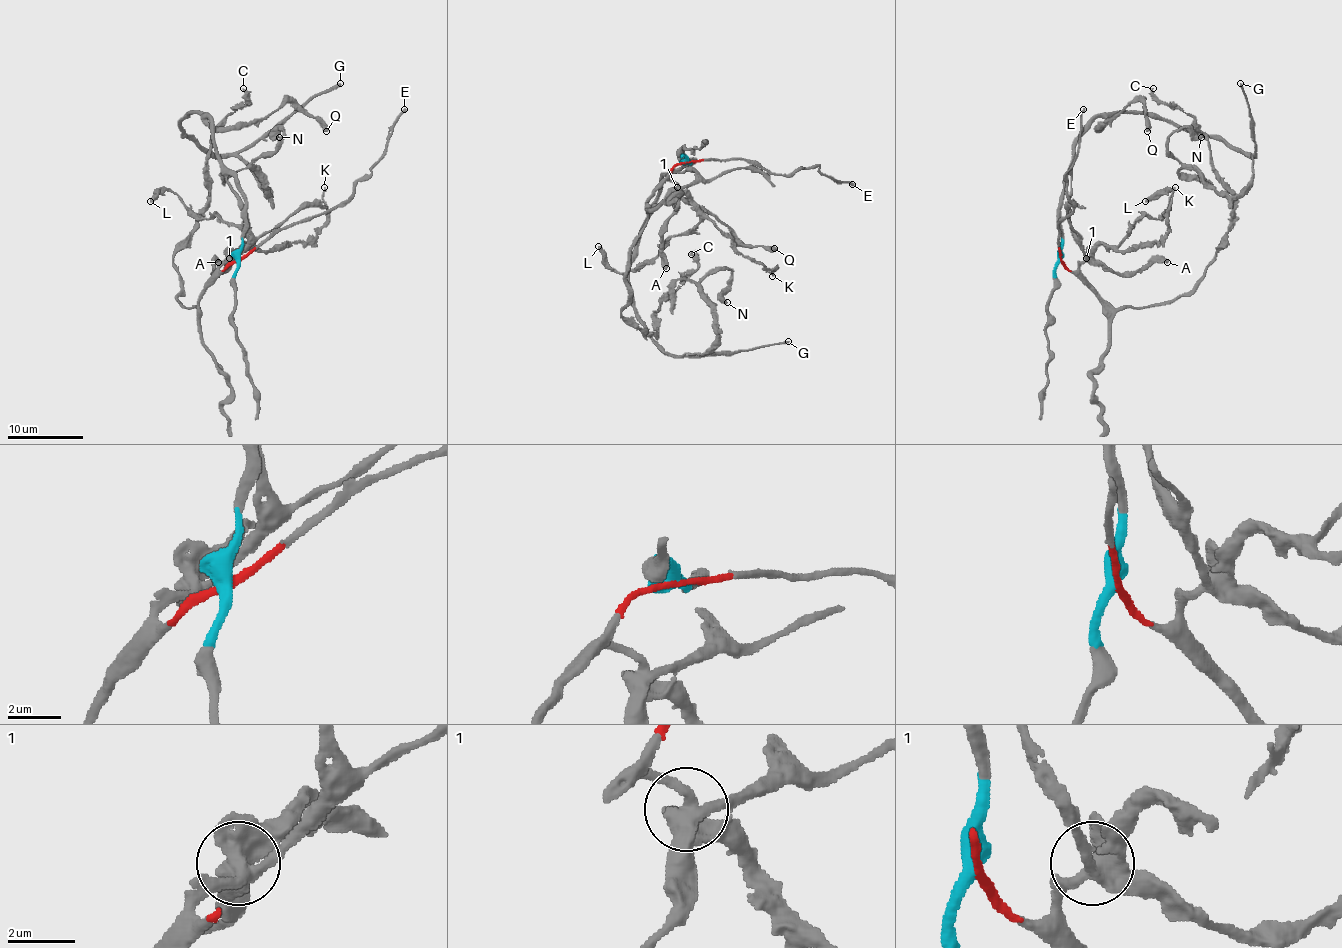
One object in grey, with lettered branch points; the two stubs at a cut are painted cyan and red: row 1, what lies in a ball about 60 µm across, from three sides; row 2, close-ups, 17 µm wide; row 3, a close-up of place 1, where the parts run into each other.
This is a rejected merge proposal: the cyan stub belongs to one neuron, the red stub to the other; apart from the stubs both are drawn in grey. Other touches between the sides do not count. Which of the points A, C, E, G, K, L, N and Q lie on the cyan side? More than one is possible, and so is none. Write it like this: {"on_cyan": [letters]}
{"on_cyan": ["A", "G", "N", "Q"]}

